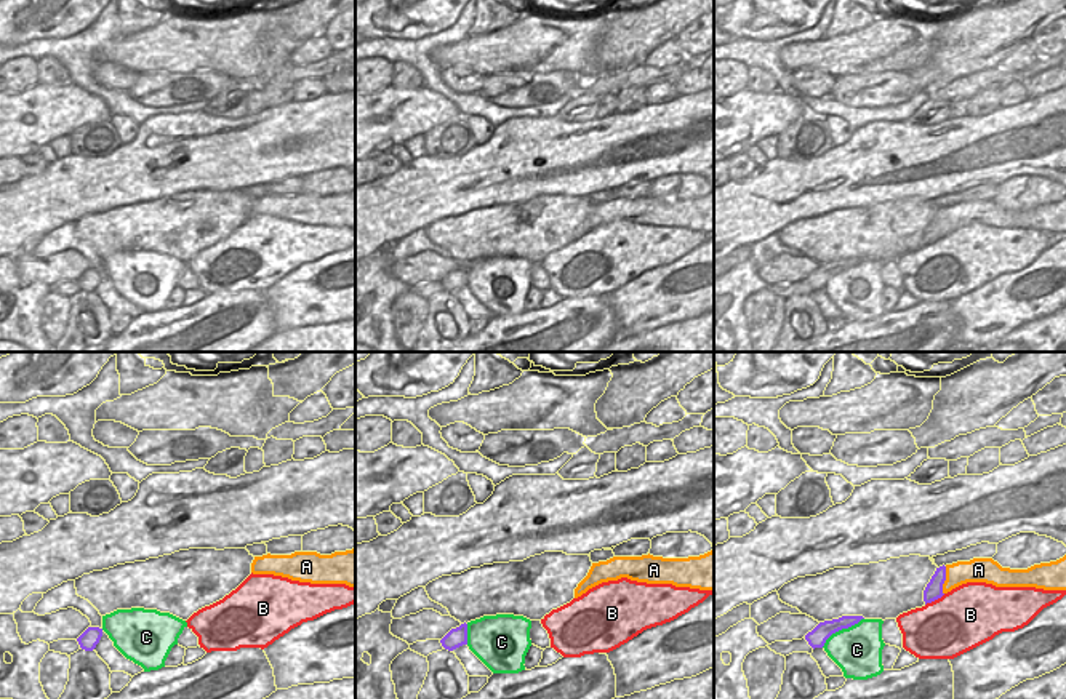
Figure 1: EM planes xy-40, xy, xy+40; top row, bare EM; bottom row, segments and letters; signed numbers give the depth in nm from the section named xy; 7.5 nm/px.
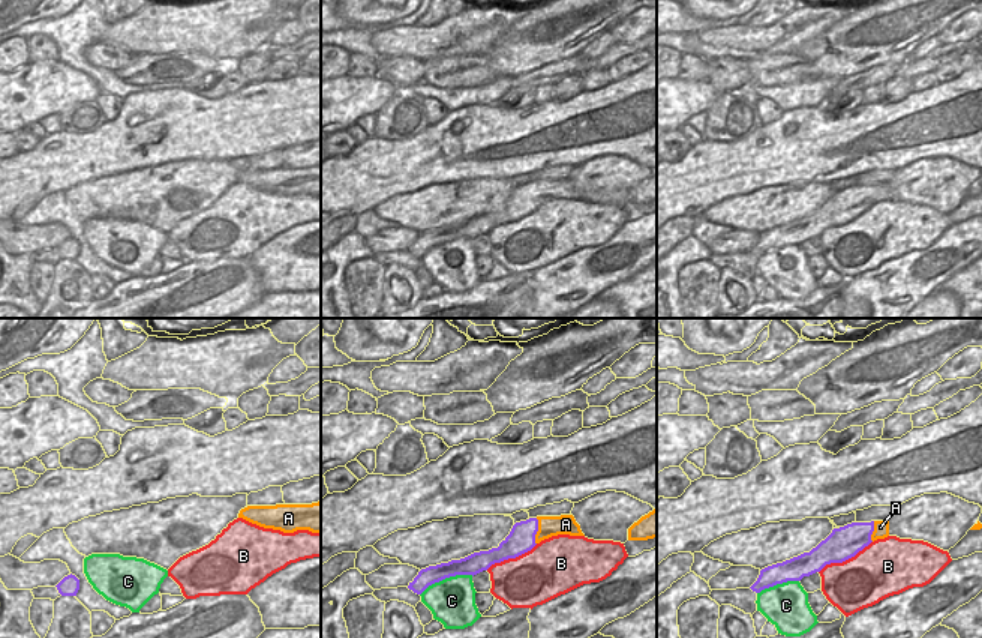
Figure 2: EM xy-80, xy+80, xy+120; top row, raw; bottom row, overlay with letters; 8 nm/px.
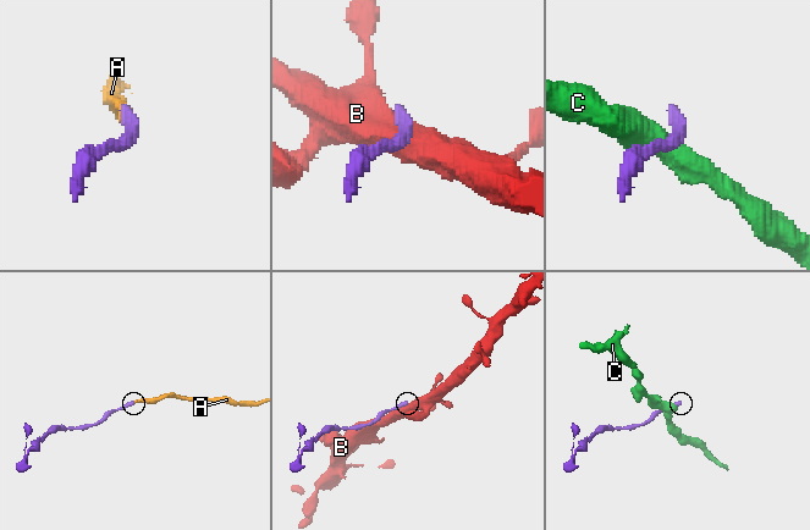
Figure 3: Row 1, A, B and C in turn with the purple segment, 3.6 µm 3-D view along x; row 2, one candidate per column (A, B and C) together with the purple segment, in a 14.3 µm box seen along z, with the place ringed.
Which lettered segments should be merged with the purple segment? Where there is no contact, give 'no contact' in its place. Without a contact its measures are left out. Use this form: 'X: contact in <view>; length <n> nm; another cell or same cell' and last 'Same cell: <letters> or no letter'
A: contact in xy+40; length 220 nm; same cell
B: contact in xy+40; length 180 nm; another cell
C: contact in xy+40; length 400 nm; another cell
Same cell: A

